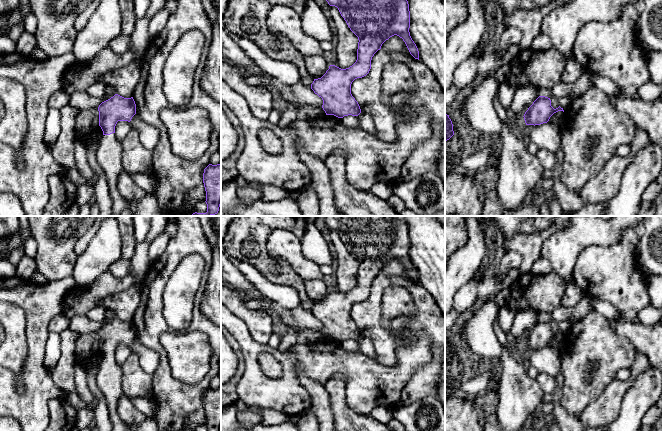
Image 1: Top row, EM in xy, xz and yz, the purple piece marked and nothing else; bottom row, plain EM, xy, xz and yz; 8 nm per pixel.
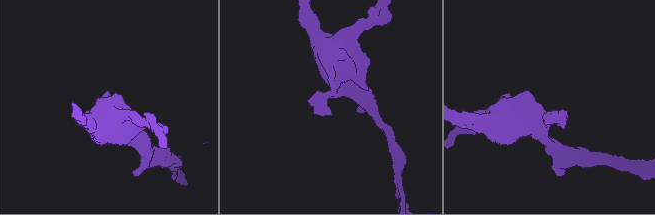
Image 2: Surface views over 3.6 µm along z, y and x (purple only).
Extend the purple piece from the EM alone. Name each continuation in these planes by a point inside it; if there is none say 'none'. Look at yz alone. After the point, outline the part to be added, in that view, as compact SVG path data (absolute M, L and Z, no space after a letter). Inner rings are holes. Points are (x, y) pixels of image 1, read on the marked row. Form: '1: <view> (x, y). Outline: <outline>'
none

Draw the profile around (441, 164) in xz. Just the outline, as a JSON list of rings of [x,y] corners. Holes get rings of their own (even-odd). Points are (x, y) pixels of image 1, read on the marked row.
[[[445,129],[442,134],[442,147],[441,147],[440,157],[438,162],[438,174],[443,180],[445,185]]]

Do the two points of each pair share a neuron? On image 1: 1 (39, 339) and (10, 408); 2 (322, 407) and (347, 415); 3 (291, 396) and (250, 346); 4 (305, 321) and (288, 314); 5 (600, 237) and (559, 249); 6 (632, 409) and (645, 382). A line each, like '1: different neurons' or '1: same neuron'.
1: same neuron
2: different neurons
3: same neuron
4: same neuron
5: same neuron
6: same neuron

